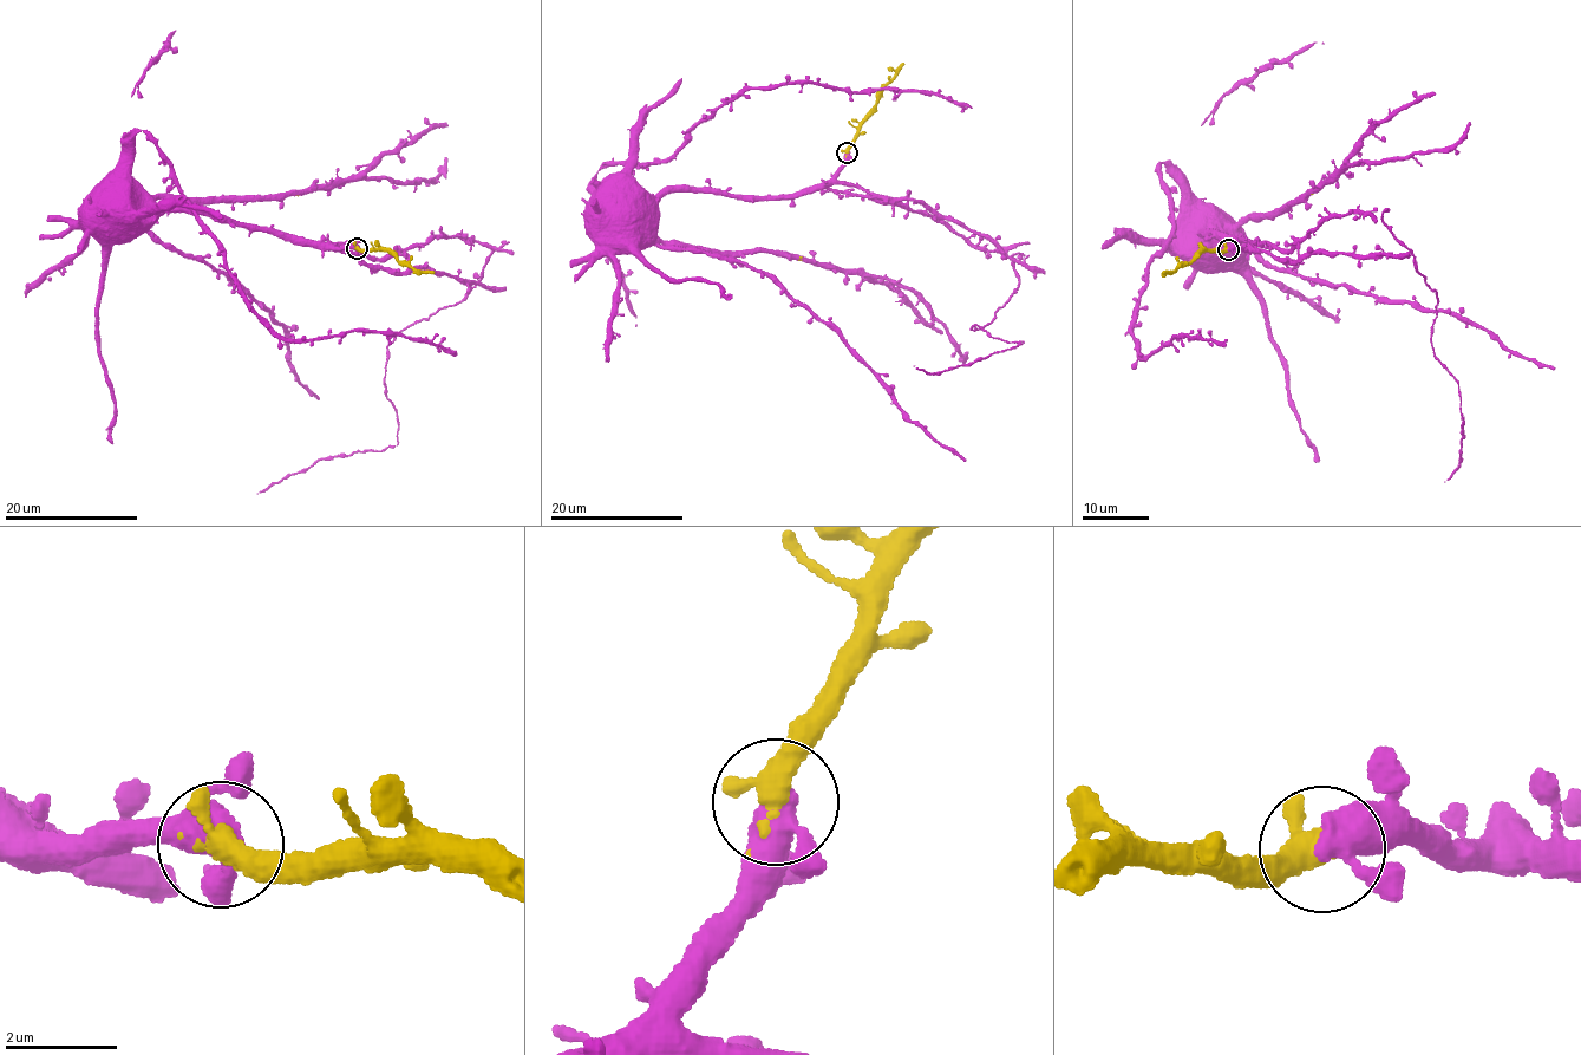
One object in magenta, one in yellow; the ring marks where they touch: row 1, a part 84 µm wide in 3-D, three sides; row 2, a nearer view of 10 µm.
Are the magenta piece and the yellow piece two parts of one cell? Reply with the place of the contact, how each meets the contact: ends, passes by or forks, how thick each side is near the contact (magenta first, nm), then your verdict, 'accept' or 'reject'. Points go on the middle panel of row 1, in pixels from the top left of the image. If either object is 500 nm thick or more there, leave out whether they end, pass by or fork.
place (847, 152); magenta passes by; yellow passes by; calibres 440 and 360 nm; accept

